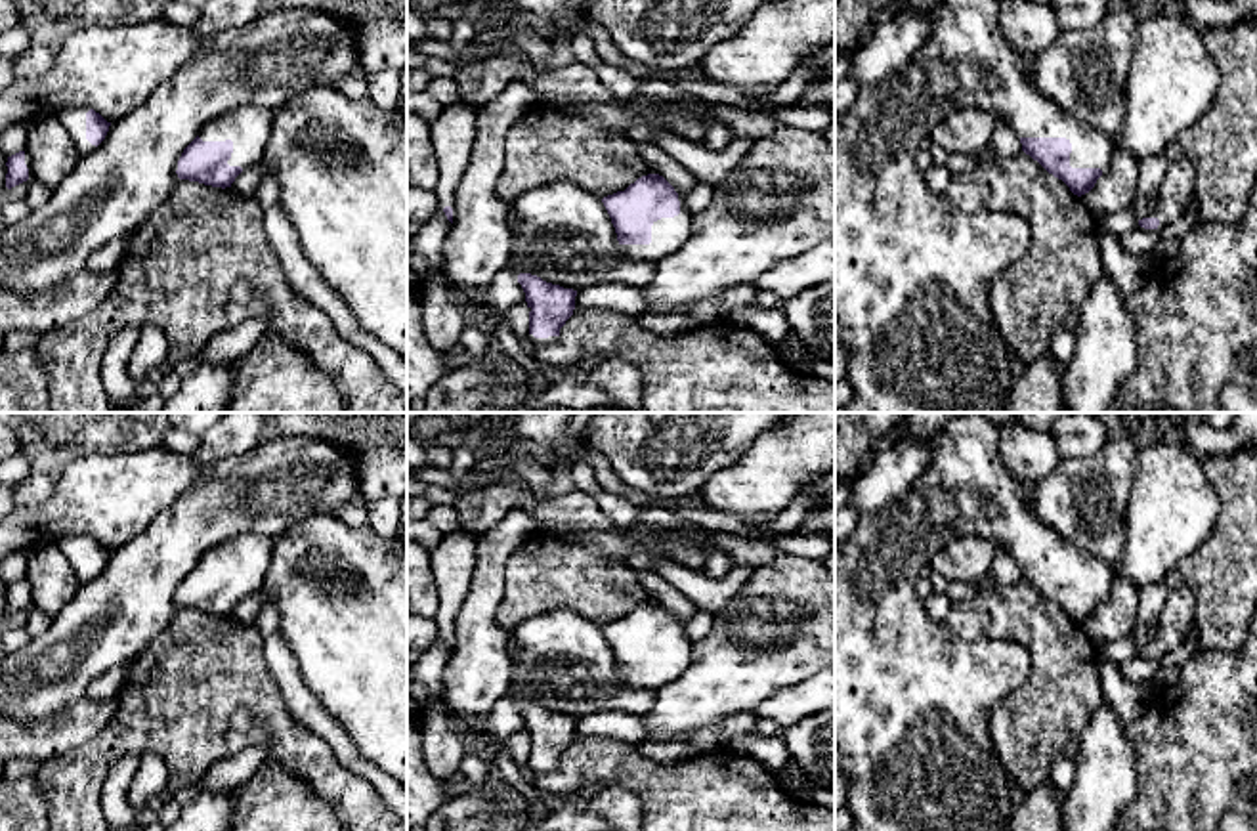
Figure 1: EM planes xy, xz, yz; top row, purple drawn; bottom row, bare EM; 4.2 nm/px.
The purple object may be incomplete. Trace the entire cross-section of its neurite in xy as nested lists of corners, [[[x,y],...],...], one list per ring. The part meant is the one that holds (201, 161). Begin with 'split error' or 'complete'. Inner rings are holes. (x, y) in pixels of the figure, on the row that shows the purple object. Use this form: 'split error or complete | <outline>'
split error | [[[246,105],[208,122],[183,149],[178,178],[231,187],[235,178],[262,160],[271,134],[271,109]]]

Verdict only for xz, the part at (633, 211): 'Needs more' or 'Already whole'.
Needs more

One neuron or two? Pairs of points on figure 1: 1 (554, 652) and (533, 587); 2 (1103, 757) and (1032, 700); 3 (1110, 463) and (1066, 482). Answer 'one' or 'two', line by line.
1: two
2: two
3: one

